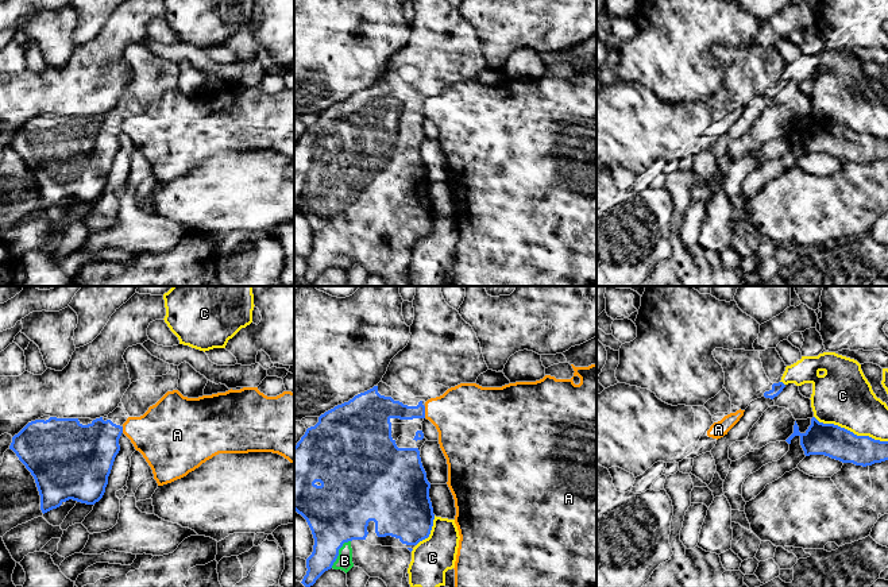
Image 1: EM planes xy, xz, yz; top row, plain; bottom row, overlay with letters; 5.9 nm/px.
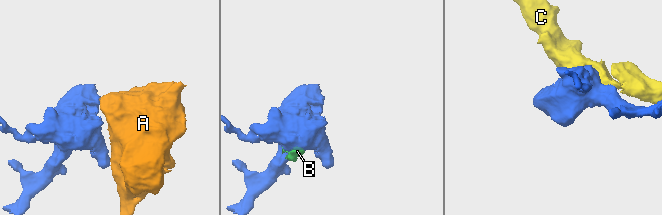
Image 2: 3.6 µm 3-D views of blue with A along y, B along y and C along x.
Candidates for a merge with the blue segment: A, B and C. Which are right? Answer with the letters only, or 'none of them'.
B

